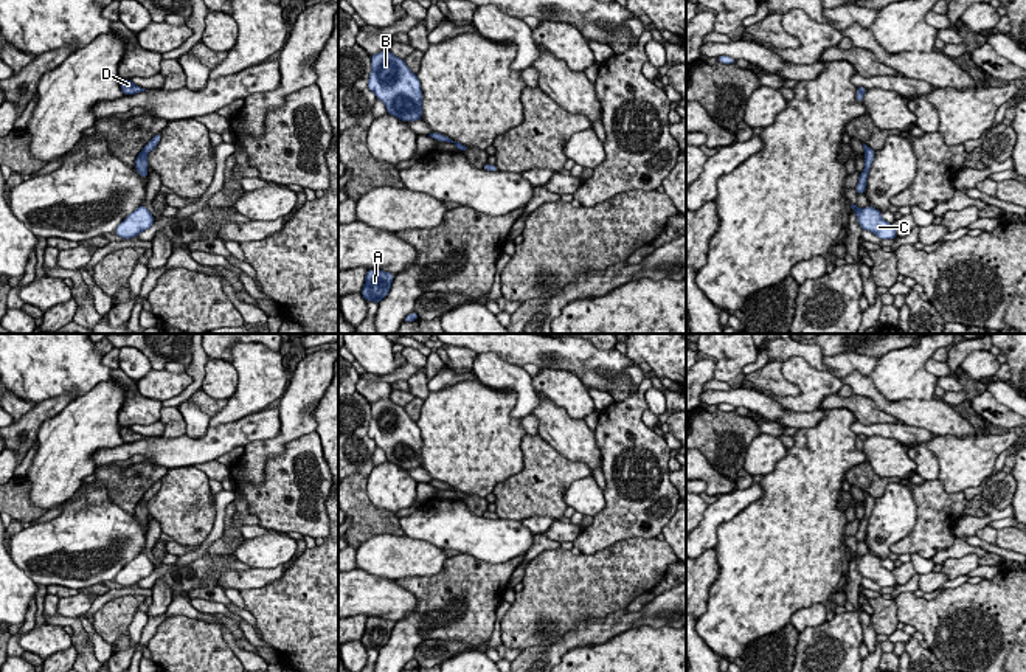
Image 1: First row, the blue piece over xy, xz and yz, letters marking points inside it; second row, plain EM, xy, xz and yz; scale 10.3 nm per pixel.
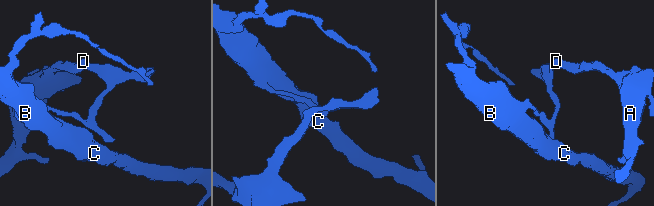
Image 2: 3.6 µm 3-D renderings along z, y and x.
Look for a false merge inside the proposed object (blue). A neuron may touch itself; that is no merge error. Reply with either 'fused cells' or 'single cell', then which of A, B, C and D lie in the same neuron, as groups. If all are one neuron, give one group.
fused cells; A D / B C

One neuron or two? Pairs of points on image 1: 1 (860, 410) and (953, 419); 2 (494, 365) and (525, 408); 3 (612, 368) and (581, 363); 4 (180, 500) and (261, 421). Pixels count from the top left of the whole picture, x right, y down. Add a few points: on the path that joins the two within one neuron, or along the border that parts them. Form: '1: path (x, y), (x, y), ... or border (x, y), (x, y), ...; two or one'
1: border (856, 393), (868, 396), (882, 410), (902, 422); two
2: path (505, 376), (525, 398); one
3: path (604, 368), (589, 363); one
4: border (193, 464), (168, 469); two

